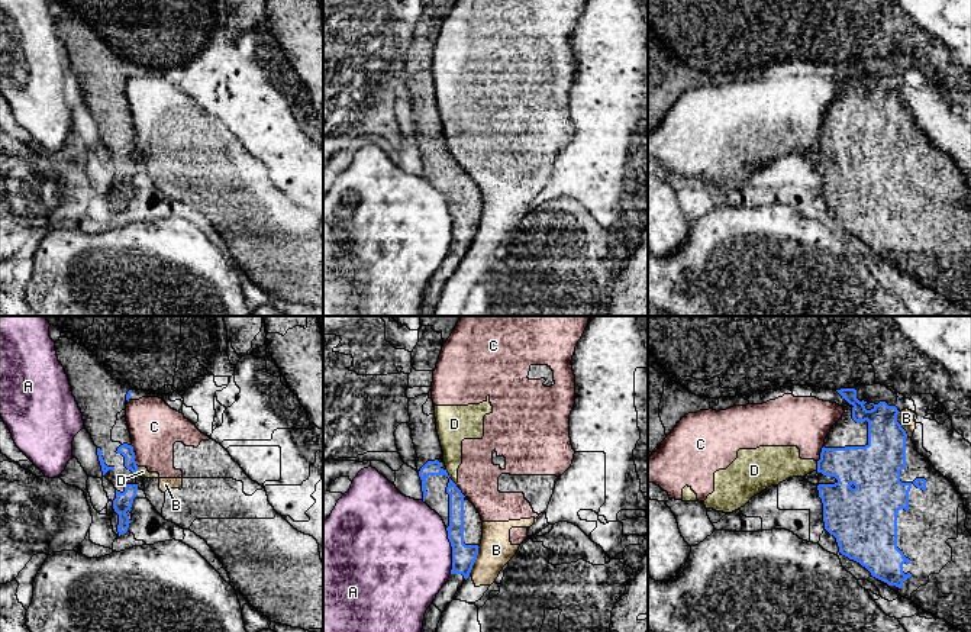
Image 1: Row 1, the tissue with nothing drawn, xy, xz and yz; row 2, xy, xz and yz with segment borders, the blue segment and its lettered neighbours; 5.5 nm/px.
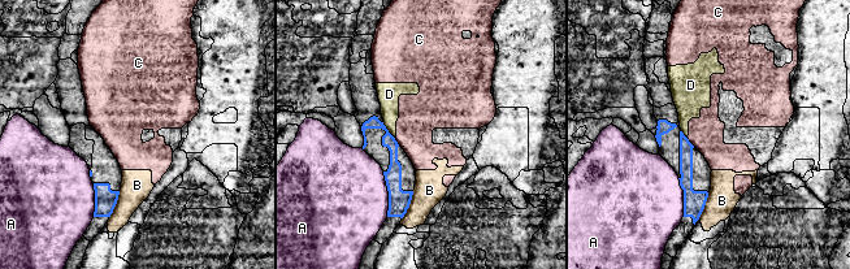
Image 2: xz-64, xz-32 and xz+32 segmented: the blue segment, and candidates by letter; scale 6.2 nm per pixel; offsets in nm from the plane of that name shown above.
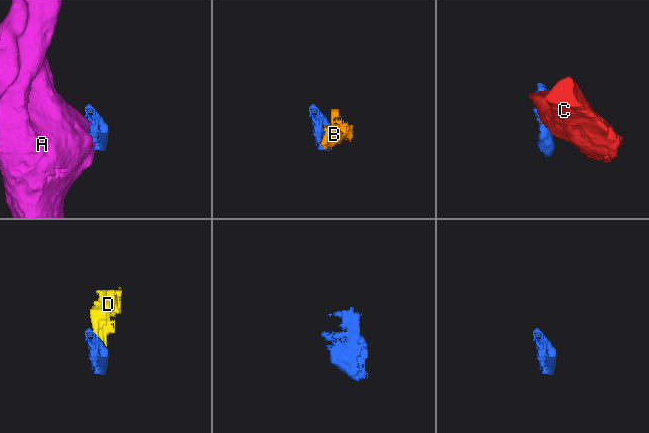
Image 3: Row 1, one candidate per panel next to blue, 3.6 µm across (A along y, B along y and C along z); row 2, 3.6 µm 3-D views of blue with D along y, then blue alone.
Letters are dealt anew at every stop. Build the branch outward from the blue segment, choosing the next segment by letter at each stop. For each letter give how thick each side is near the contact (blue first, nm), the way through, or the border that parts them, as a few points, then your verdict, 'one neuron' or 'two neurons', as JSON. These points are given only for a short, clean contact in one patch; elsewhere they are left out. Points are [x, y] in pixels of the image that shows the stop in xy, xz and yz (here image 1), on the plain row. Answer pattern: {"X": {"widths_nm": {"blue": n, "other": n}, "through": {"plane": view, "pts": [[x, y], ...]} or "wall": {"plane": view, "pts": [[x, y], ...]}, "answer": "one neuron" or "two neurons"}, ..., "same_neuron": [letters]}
{"A": {"widths_nm": {"blue": 130, "other": 480}, "answer": "two neurons"}, "B": {"widths_nm": {"blue": 130, "other": 190}, "answer": "two neurons"}, "C": {"widths_nm": {"blue": 70, "other": 280}, "answer": "two neurons"}, "D": {"widths_nm": {"blue": 80, "other": 150}, "wall": {"plane": "xz", "pts": [[445, 144], [455, 160]]}, "answer": "two neurons"}, "same_neuron": []}

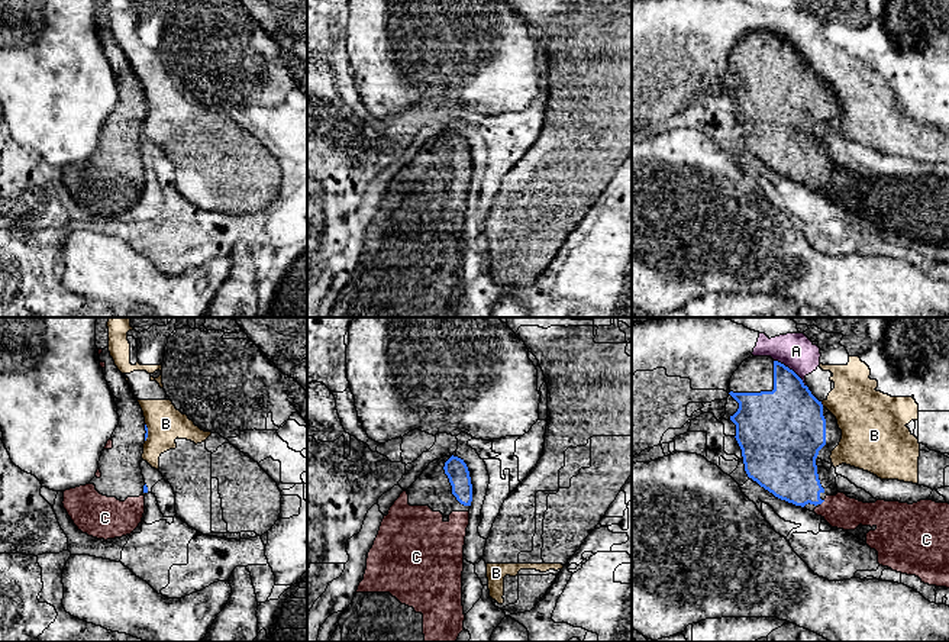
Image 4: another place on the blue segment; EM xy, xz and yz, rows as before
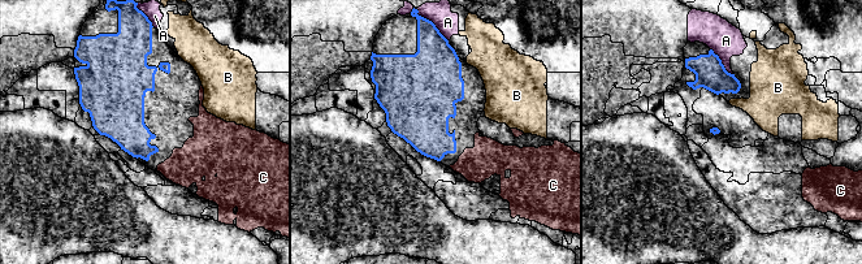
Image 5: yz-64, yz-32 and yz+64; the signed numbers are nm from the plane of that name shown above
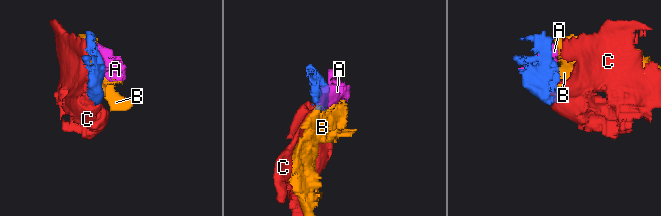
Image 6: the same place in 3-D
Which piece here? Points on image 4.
{"A": {"widths_nm": {"blue": 340, "other": 200}, "answer": "two neurons"}, "B": {"widths_nm": {"blue": 460, "other": 320}, "wall": {"plane": "yz", "pts": [[820, 77], [823, 81]]}, "answer": "two neurons"}, "C": {"widths_nm": {"blue": 300, "other": 190}, "through": {"plane": "yz", "pts": [[788, 147], [822, 177], [828, 183], [842, 187]]}, "answer": "one neuron"}, "same_neuron": ["C"]}

